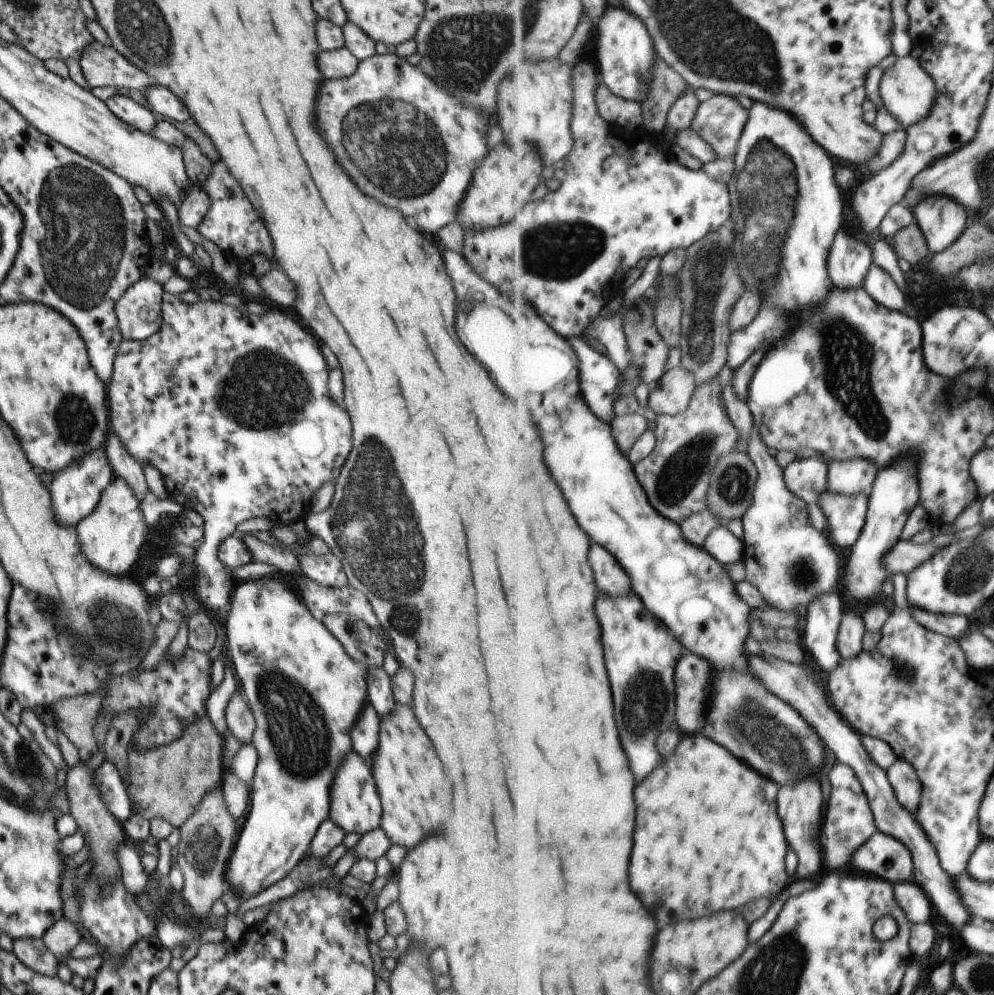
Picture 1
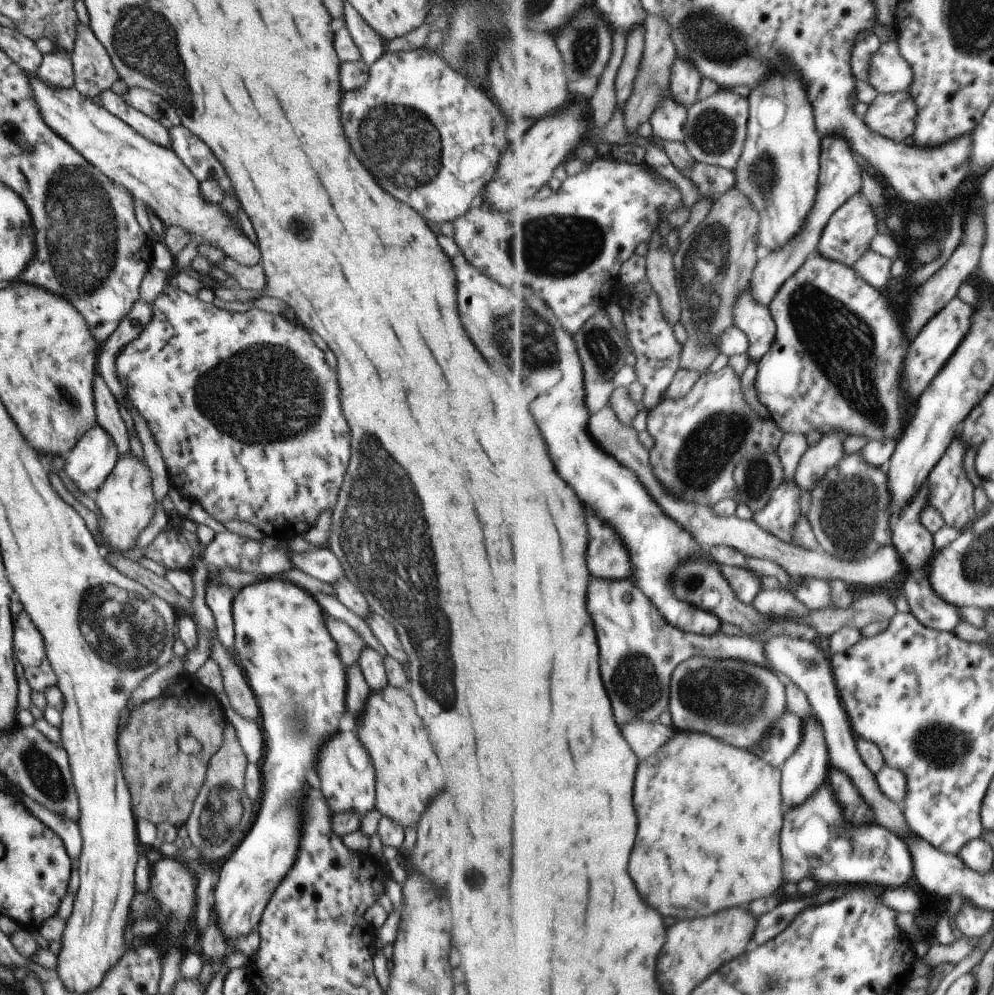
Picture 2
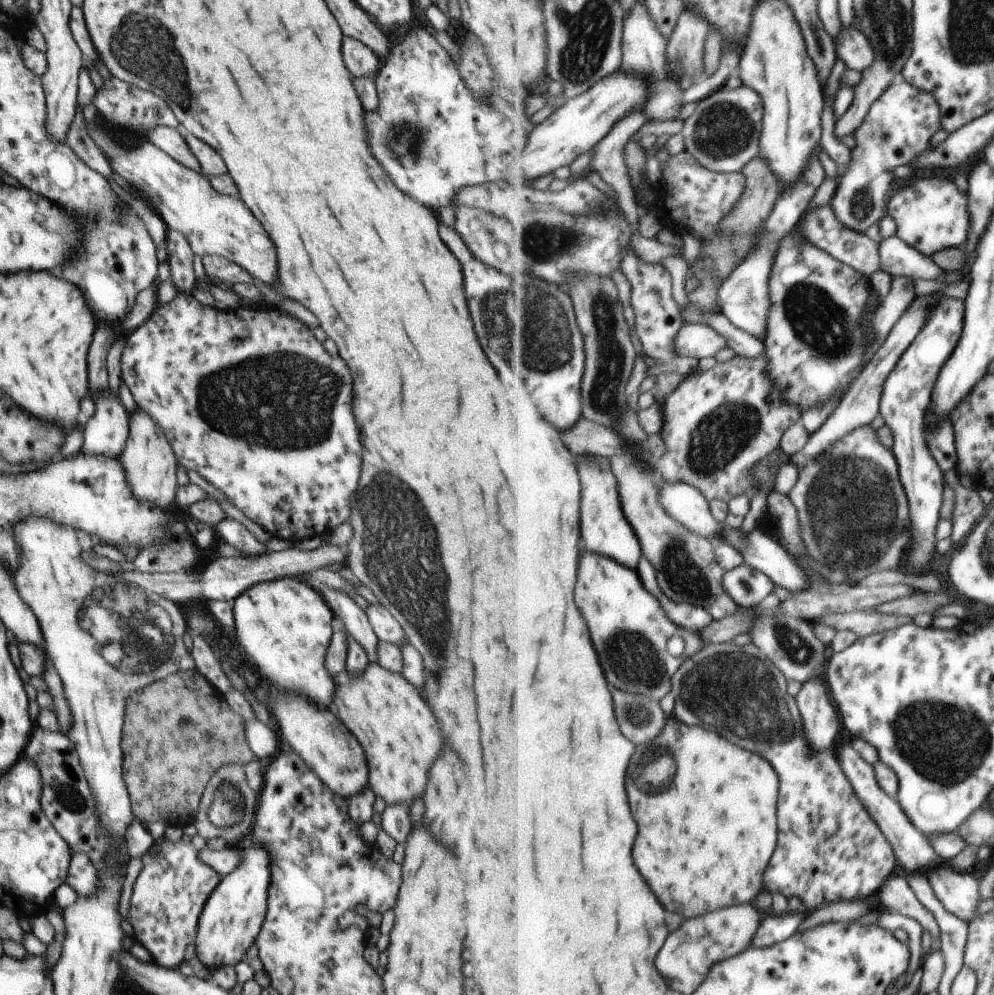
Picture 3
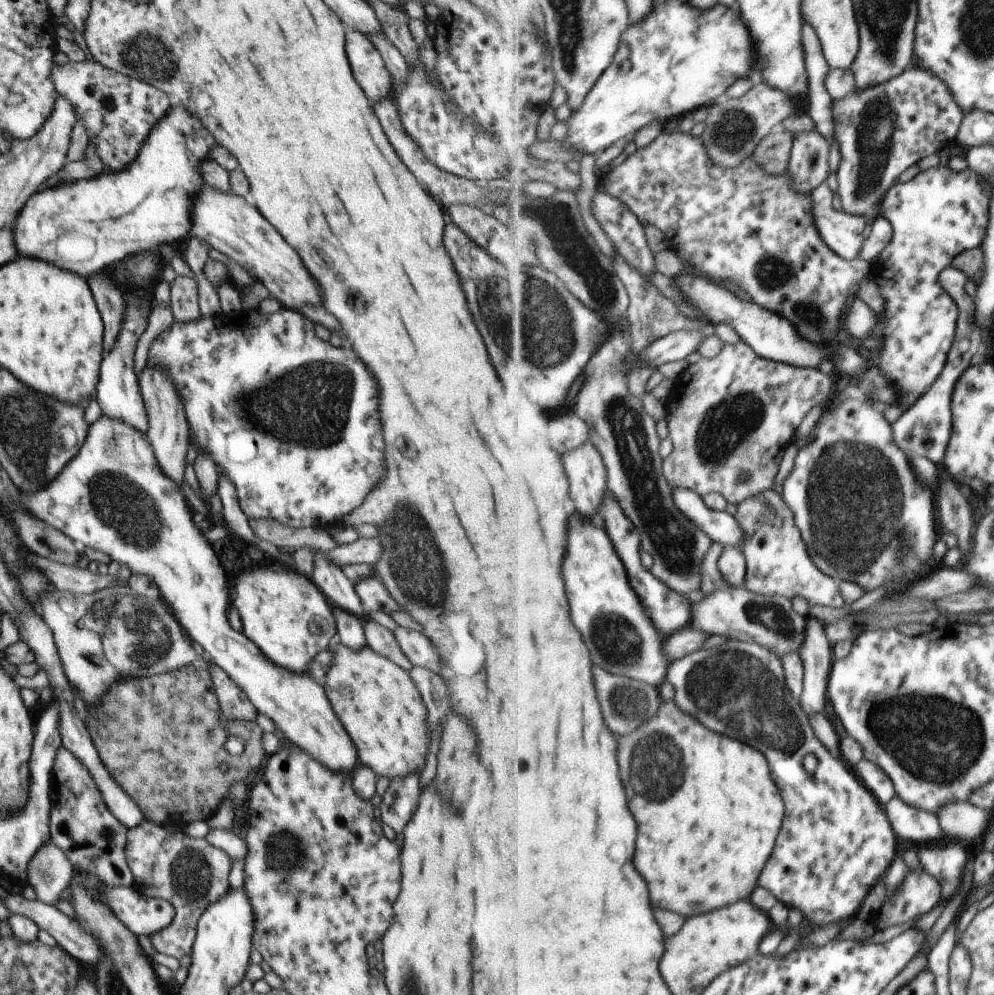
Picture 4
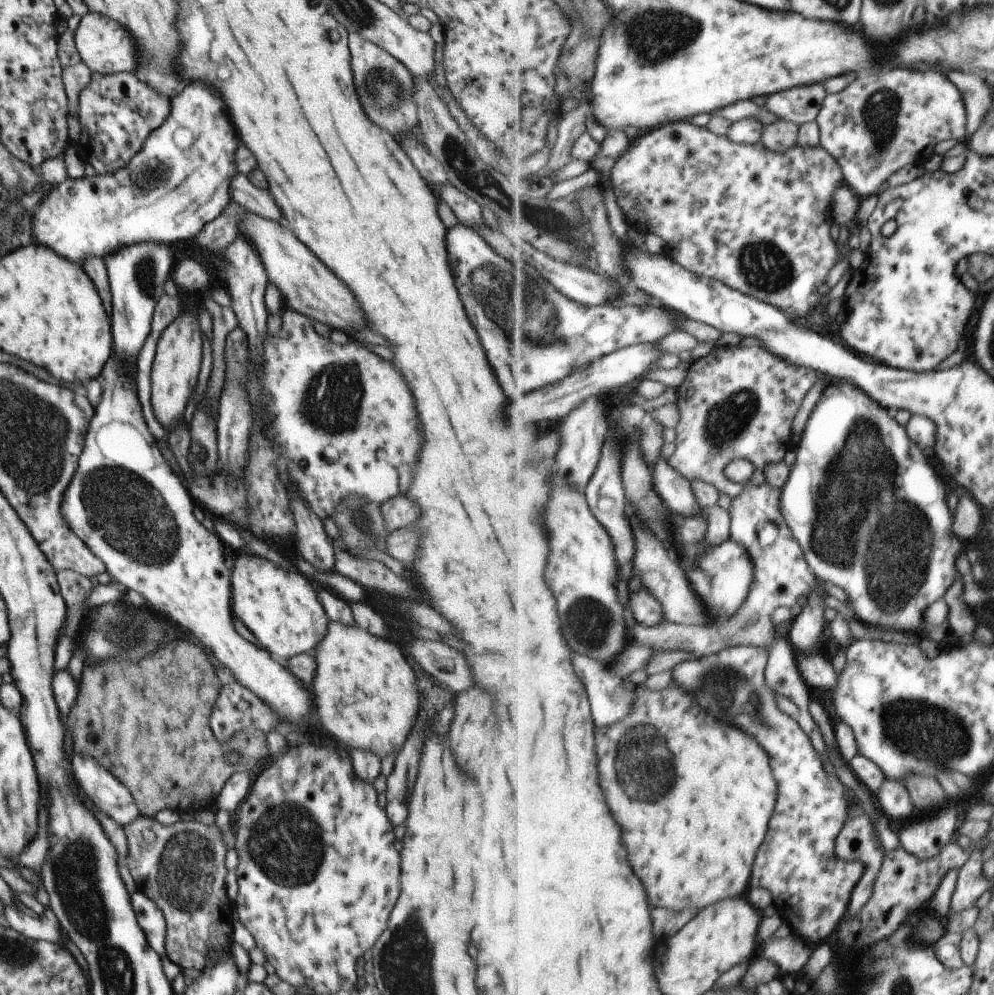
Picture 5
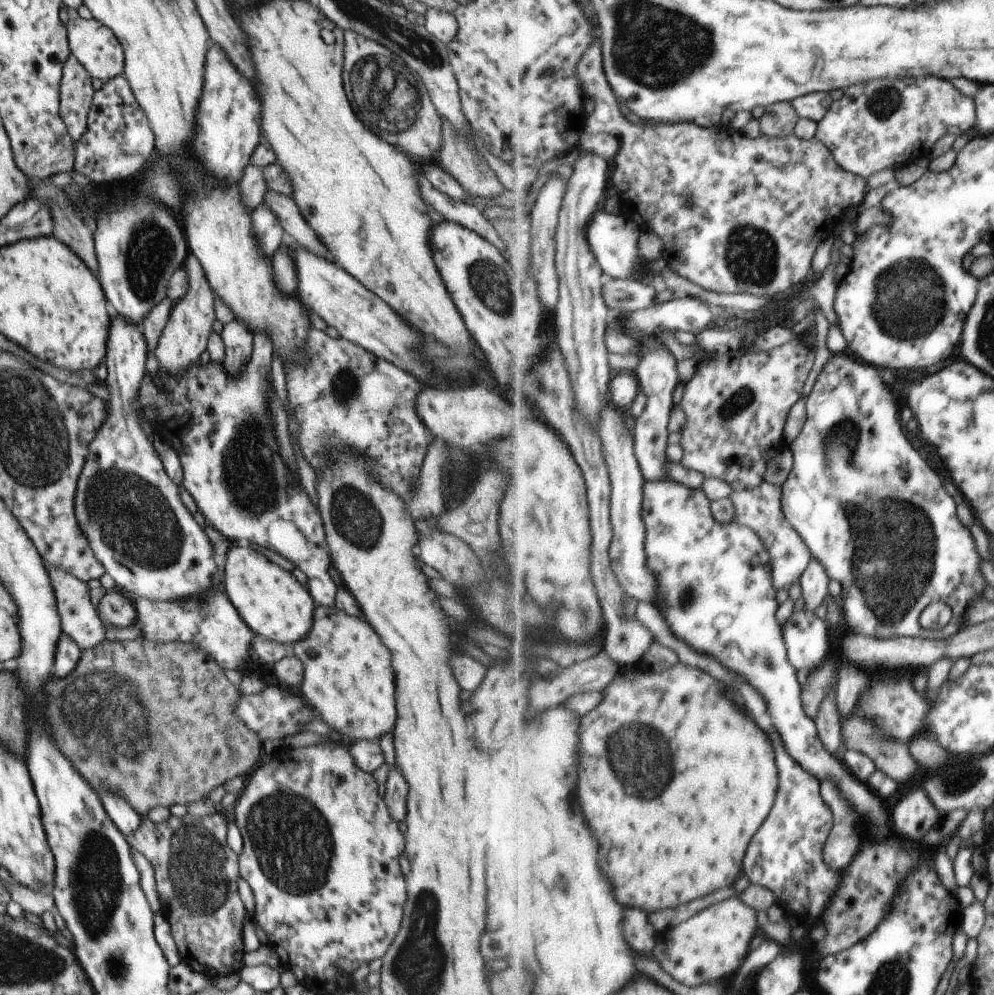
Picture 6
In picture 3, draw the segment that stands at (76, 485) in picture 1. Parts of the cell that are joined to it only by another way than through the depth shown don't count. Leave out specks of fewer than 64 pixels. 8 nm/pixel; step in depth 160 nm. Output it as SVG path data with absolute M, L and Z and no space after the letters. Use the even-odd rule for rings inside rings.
M109 388L92 396L94 414L83 428L81 452L119 455L128 437L130 419L119 397Z

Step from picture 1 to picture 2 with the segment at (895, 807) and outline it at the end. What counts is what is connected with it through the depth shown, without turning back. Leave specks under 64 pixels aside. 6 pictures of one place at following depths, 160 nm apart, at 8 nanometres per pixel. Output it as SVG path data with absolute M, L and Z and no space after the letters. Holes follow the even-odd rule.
M593 578L593 582L589 582L589 612L601 642L601 674L605 688L613 694L617 722L627 722L633 717L657 721L665 710L670 710L672 674L683 661L694 656L741 659L773 669L764 642L745 634L736 636L719 631L704 635L673 626L631 579Z

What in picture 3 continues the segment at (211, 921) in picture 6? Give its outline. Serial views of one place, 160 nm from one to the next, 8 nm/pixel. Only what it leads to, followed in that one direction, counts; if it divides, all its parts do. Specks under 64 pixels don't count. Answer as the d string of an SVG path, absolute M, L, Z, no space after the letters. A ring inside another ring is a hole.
M161 837L154 840L153 845L156 846L155 854L147 849L140 858L137 858L141 861L141 869L131 889L128 904L129 923L131 928L133 928L135 938L141 942L139 945L149 952L153 962L160 967L177 968L184 962L183 954L185 954L185 948L189 944L194 944L199 913L208 896L221 880L221 876L213 868L197 858L199 851L193 848L191 843L185 844L182 839L177 842L171 842Z

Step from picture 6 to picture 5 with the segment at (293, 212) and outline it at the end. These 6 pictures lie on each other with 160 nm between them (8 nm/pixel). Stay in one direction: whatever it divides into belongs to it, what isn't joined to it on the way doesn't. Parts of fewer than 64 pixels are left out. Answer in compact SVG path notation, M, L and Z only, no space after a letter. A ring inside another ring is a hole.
M243 174L233 176L229 186L231 186L231 198L237 204L243 204L245 210L249 210L249 212L253 212L253 214L257 214L261 218L273 220L273 222L279 220L281 214L279 214L277 204L273 202L273 198L265 190L255 188Z

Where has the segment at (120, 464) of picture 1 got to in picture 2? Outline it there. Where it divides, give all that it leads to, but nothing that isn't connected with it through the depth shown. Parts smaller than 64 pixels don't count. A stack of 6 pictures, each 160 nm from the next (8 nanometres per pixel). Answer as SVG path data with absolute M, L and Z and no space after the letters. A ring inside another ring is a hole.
M98 372L92 378L92 395L96 424L112 438L118 456L129 453L126 421L121 418L116 398Z

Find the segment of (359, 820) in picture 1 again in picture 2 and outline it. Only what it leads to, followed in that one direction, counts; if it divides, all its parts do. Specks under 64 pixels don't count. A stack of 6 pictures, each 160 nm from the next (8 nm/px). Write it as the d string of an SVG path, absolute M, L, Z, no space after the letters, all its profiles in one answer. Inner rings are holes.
M337 732L323 742L314 762L319 778L320 791L333 813L352 812L360 818L374 808L373 766L365 748L359 744L353 732Z

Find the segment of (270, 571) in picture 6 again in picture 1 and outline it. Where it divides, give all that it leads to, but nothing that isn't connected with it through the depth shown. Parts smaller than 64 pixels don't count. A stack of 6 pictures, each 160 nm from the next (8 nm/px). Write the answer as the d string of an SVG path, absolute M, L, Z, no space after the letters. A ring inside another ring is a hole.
M272 577L236 582L235 588L232 590L230 609L224 622L224 630L224 642L234 668L237 685L255 719L255 730L250 742L257 753L257 764L249 784L249 812L247 812L239 837L224 866L224 882L226 886L228 885L228 888L237 897L241 897L241 902L243 902L247 897L255 896L261 890L265 890L271 884L275 884L277 880L281 880L287 875L292 875L296 864L307 854L308 846L311 844L317 827L322 820L328 817L329 796L327 796L327 790L329 790L333 772L335 772L339 760L351 750L349 728L351 728L351 724L358 717L358 712L362 709L362 706L367 703L366 684L364 681L366 670L343 650L339 641L325 628L321 621L311 617L308 608L299 600L294 589L287 586L287 584L283 584L283 582L279 582L279 580L273 580Z

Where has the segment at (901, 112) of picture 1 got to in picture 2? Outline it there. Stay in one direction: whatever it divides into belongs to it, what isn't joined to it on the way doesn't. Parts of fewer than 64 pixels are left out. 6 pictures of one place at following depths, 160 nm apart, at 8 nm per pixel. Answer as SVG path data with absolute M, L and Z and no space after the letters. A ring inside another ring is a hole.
M895 41L883 43L872 56L868 83L878 93L896 93L907 91L913 81L913 67L903 58L900 45Z

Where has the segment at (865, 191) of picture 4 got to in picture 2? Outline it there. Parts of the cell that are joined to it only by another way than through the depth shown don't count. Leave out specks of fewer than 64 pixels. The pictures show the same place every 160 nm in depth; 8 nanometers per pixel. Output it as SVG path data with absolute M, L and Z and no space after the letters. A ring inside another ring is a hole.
M908 90L896 93L878 93L874 100L864 109L866 114L864 118L865 124L874 133L898 143L907 140L909 136L913 138L918 125L920 108ZM864 192L854 194L849 200L835 211L824 228L818 252L825 258L838 260L847 266L853 267L872 246L872 240L878 230L877 212L871 202L865 197Z

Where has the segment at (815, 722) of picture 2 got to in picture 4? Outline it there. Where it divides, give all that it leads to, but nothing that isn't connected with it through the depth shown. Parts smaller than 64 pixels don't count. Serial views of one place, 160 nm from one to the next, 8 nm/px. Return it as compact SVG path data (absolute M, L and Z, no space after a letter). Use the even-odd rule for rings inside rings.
M807 616L805 640L798 650L804 664L804 691L800 698L807 714L825 713L828 697L828 678L834 665L831 658L834 647L825 634L825 624L817 618Z

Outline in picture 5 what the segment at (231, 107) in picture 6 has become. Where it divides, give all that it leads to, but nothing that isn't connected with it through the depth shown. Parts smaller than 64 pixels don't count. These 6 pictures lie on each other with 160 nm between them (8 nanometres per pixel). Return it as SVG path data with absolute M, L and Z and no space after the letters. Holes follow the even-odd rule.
M187 82L177 98L171 98L169 114L163 124L157 126L141 144L135 156L125 168L110 174L84 176L79 179L66 178L40 200L36 209L31 210L30 241L37 240L45 248L49 246L55 254L73 262L85 256L103 258L119 246L133 246L135 242L173 244L189 238L196 238L197 232L211 222L229 202L229 180L235 174L233 152L239 142L235 130L225 114L225 104L219 94L205 82Z

